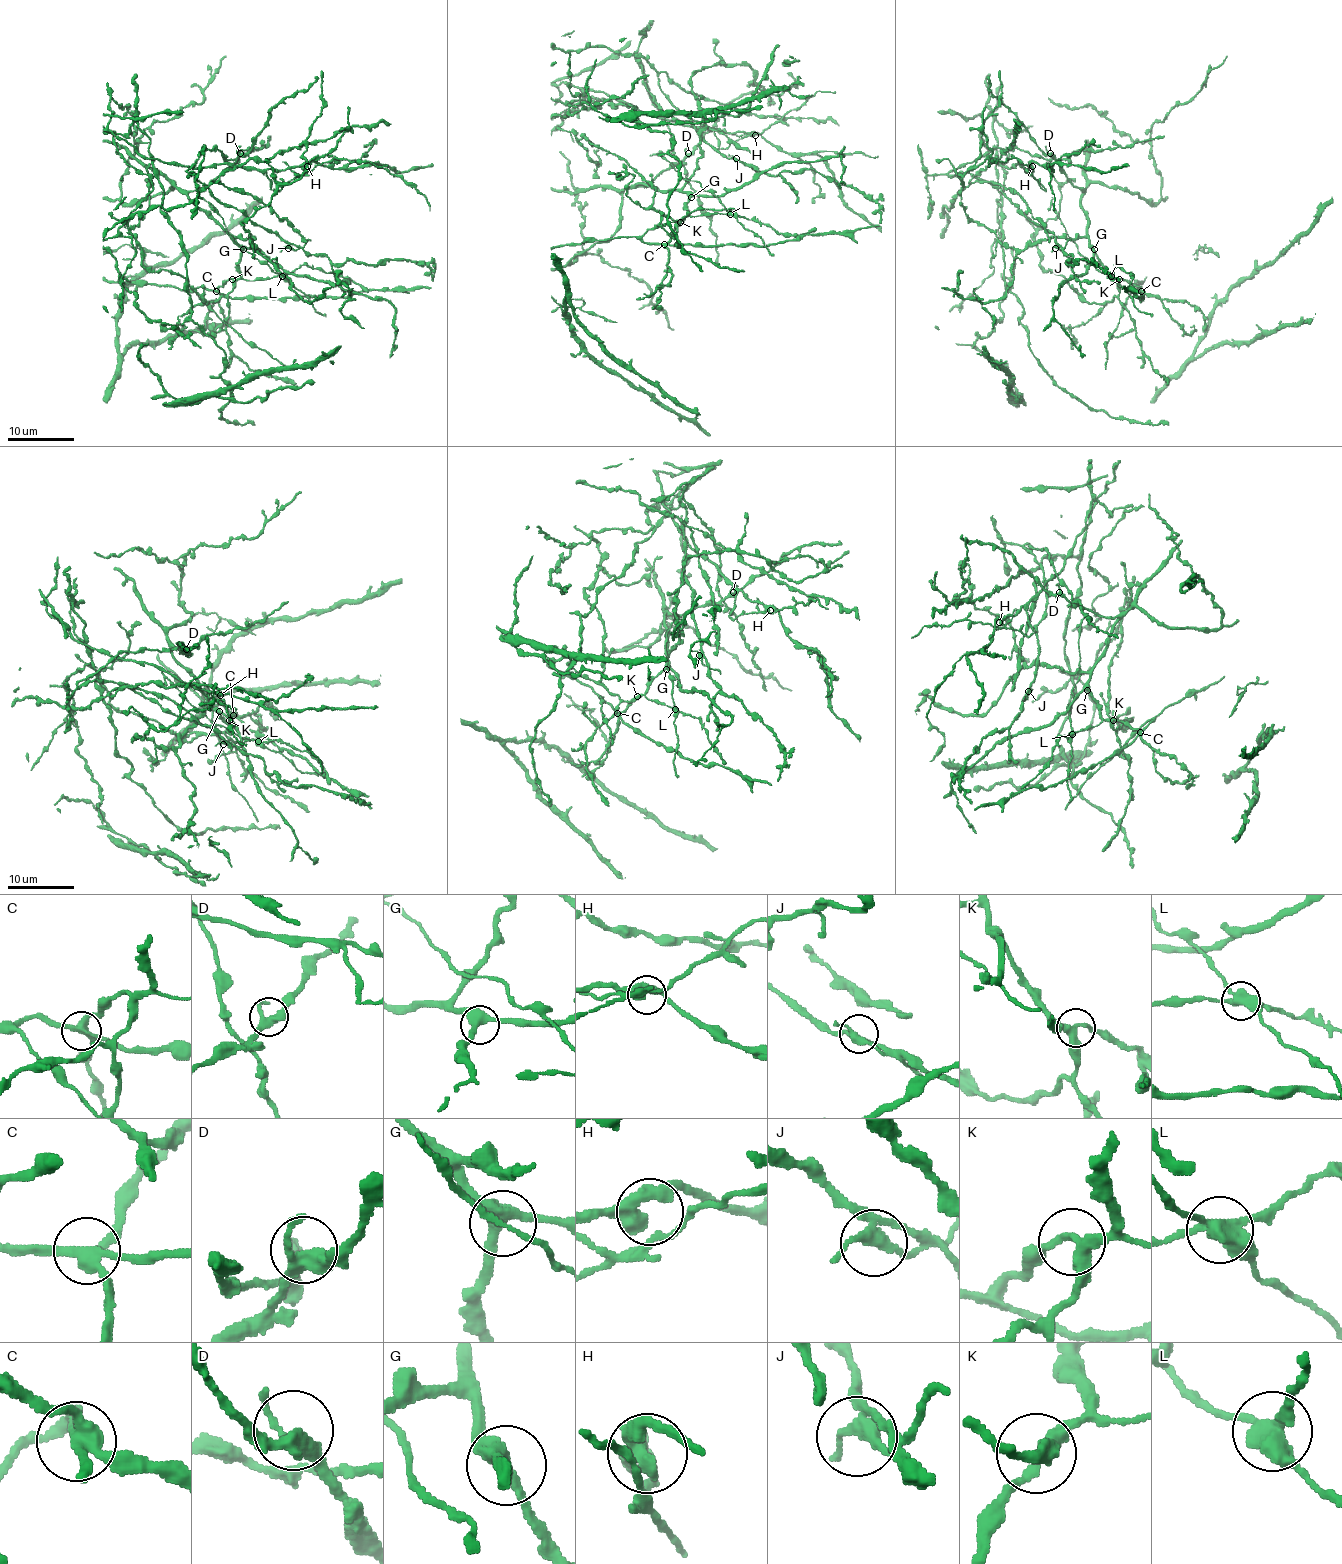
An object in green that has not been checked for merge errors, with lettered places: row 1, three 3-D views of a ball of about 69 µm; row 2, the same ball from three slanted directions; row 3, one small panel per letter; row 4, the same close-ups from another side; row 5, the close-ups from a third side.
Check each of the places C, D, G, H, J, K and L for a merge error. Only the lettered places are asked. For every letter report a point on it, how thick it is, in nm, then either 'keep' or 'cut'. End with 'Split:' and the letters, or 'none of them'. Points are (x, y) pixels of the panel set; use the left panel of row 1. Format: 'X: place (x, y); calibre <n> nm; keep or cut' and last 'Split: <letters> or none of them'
C: place (216, 291); calibre 320 nm; cut
D: place (240, 153); calibre 340 nm; keep
G: place (243, 249); calibre 360 nm; keep
H: place (307, 166); calibre 280 nm; keep
J: place (288, 248); calibre 280 nm; keep
K: place (232, 279); calibre 320 nm; keep
L: place (282, 276); calibre 420 nm; cut
Split: C, L

